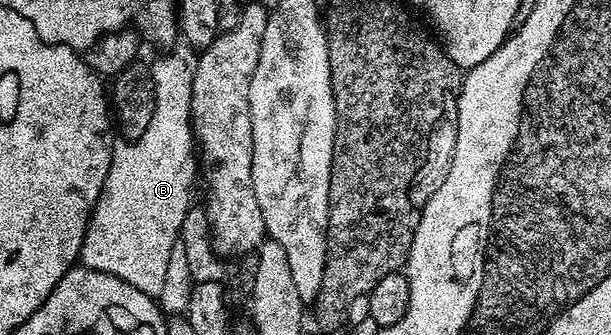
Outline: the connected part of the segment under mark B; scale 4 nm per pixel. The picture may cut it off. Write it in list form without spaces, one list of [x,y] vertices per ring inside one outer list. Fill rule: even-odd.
[[[183,46],[182,49],[169,50],[165,52],[168,54],[151,60],[149,66],[155,96],[152,120],[140,139],[131,142],[120,139],[115,142],[108,175],[105,176],[104,187],[90,213],[89,225],[79,253],[79,262],[83,268],[116,275],[155,299],[159,298],[162,291],[172,247],[180,239],[180,229],[190,209],[192,185],[196,167],[198,168],[190,120],[193,72],[198,57],[189,46]]]

